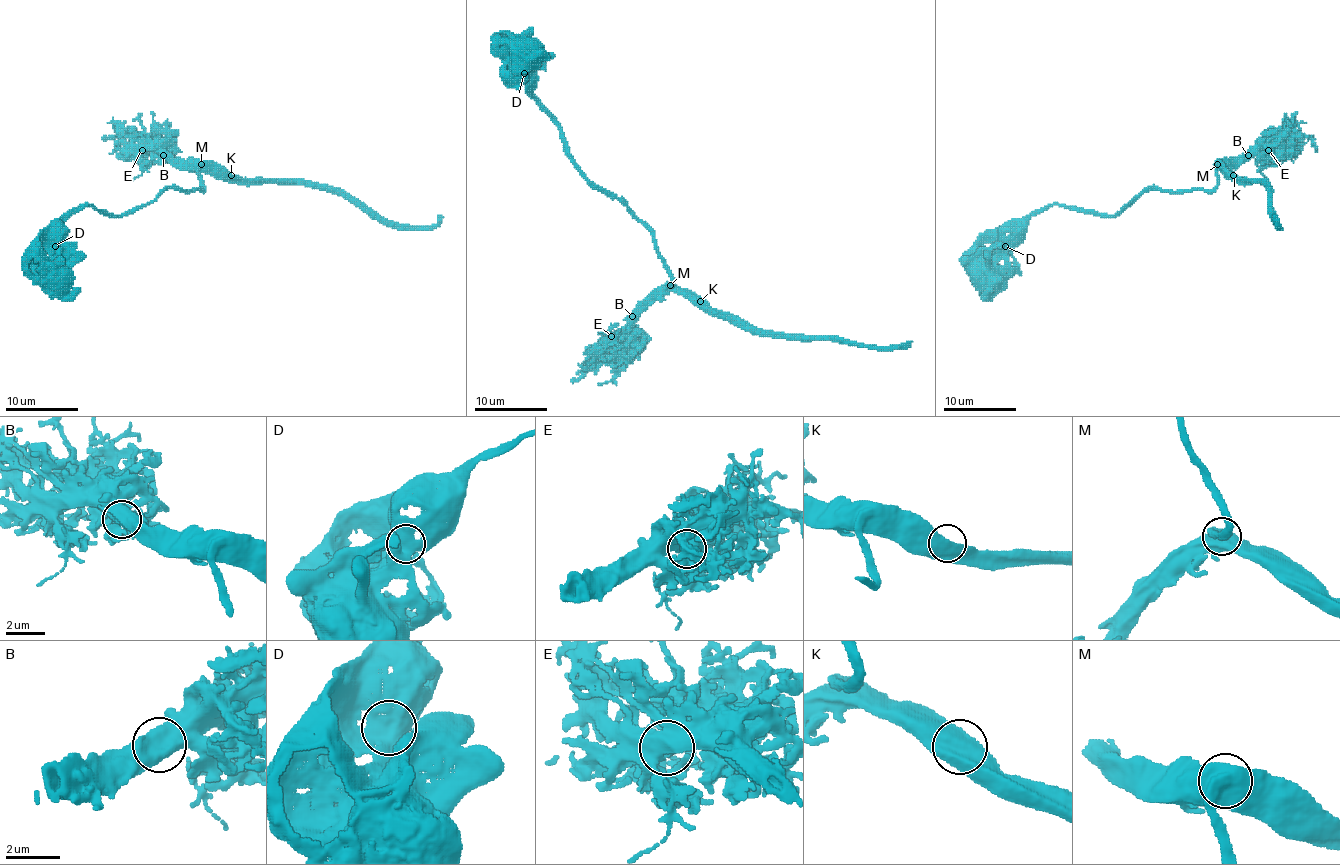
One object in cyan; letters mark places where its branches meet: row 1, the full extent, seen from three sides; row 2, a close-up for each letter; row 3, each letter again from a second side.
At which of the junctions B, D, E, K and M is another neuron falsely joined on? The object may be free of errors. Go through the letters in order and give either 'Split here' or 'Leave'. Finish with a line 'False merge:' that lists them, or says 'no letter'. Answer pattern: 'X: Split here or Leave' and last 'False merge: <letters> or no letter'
B: Leave
D: Leave
E: Leave
K: Leave
M: Leave
False merge: no letter

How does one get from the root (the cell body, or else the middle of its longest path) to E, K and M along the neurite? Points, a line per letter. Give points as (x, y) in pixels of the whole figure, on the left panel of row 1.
E: (56, 279), (62, 222), (82, 204), (125, 215), (169, 188), (203, 188), (194, 170), (142, 150)
K: (56, 279), (62, 222), (82, 204), (125, 215), (169, 188), (202, 190), (200, 170), (225, 170), (231, 175)
M: (56, 279), (62, 222), (82, 204), (125, 215), (149, 204), (169, 188), (202, 190), (198, 172), (202, 164)

